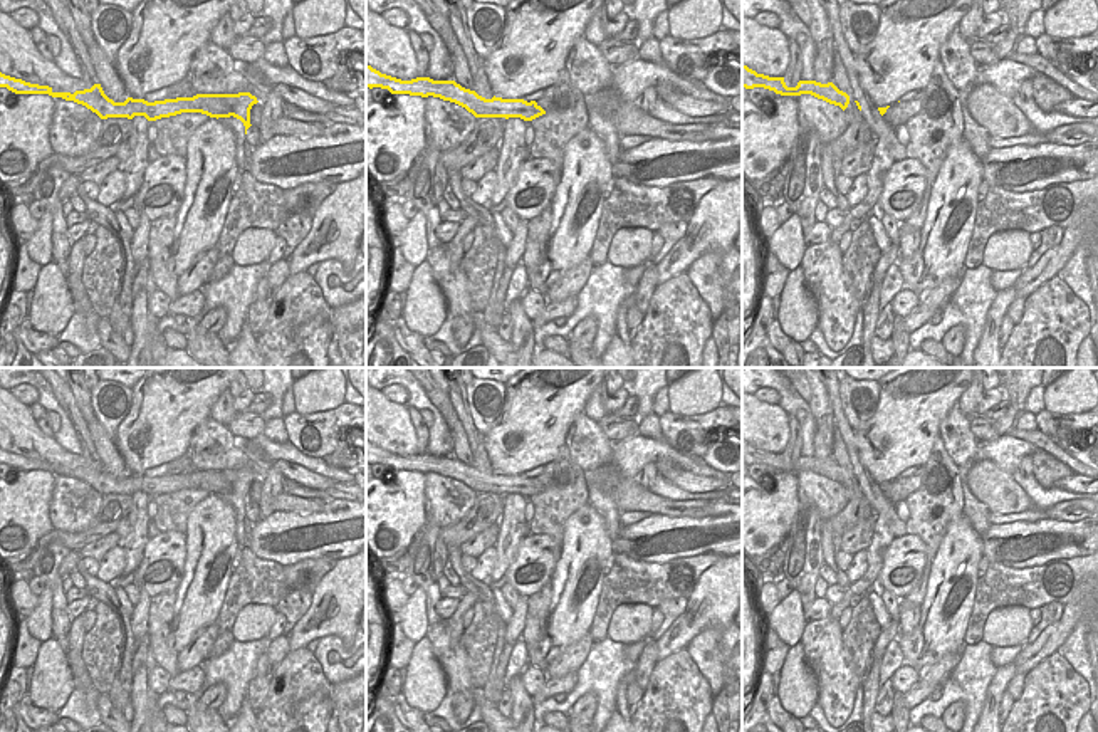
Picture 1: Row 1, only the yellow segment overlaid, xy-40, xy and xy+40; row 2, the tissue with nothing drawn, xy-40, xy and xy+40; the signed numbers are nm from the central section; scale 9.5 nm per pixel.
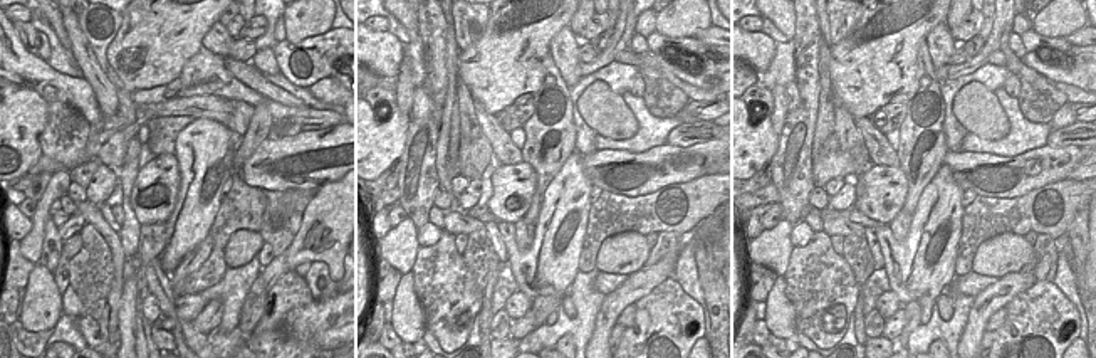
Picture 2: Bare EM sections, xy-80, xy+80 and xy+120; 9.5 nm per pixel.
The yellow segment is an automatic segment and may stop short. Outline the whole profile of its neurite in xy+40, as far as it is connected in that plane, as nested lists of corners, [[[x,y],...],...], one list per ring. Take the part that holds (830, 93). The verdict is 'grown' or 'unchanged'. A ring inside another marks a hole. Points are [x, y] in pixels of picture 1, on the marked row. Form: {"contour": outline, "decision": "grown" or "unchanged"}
{"contour": [[[742,64],[742,87],[745,89],[764,87],[781,96],[811,94],[829,104],[839,106],[843,111],[850,104],[850,96],[839,91],[833,82],[821,84],[816,81],[799,81],[796,87],[787,87],[784,77],[769,77],[764,74],[757,74],[756,71],[749,69],[744,64]]], "decision": "unchanged"}

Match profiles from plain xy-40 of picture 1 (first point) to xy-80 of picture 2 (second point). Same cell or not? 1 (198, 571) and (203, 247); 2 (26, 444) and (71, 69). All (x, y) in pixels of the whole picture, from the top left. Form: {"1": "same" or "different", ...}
{"1": "different", "2": "different"}

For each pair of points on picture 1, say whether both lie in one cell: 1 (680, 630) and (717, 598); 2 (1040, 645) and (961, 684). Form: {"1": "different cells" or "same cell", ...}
{"1": "same cell", "2": "different cells"}

